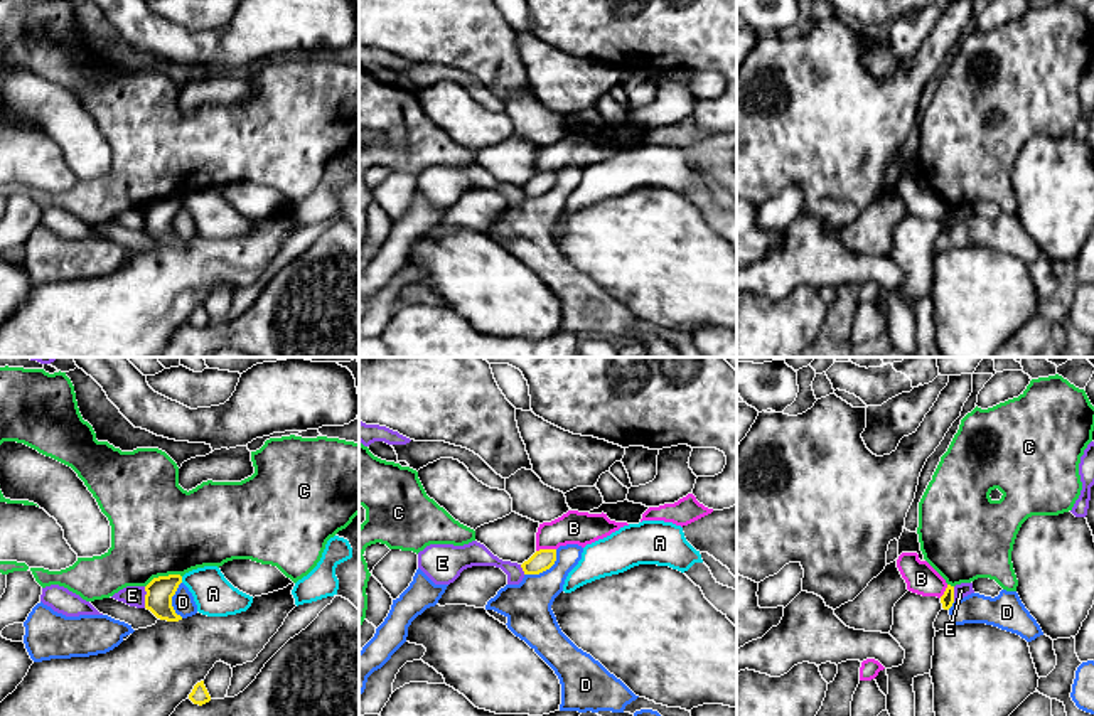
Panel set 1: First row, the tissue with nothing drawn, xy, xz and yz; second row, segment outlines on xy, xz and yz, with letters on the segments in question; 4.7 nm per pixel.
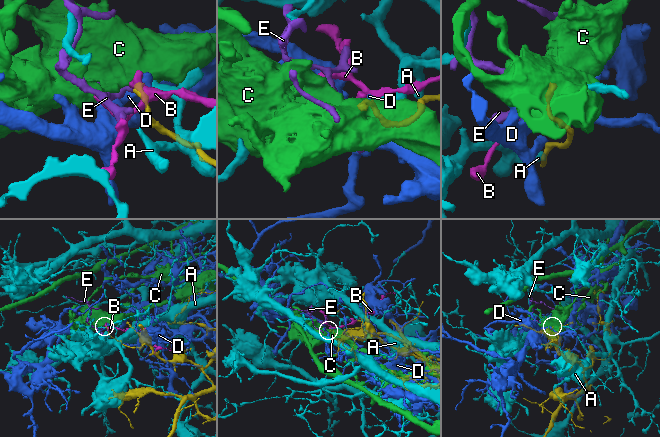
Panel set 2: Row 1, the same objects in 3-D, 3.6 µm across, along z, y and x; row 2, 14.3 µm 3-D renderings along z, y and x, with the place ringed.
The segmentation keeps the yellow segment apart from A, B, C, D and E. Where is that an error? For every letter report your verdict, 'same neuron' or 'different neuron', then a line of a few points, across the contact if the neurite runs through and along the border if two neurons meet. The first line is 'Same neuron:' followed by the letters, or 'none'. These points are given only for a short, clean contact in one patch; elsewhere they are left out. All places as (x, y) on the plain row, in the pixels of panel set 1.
Same neuron: none
A: different neuron
B: different neuron; line xz (555, 170), (540, 170), (536, 174)
C: different neuron; line xy (181, 197), (159, 197), (145, 209)
D: different neuron
E: different neuron; line xy (144, 209), (145, 229)

